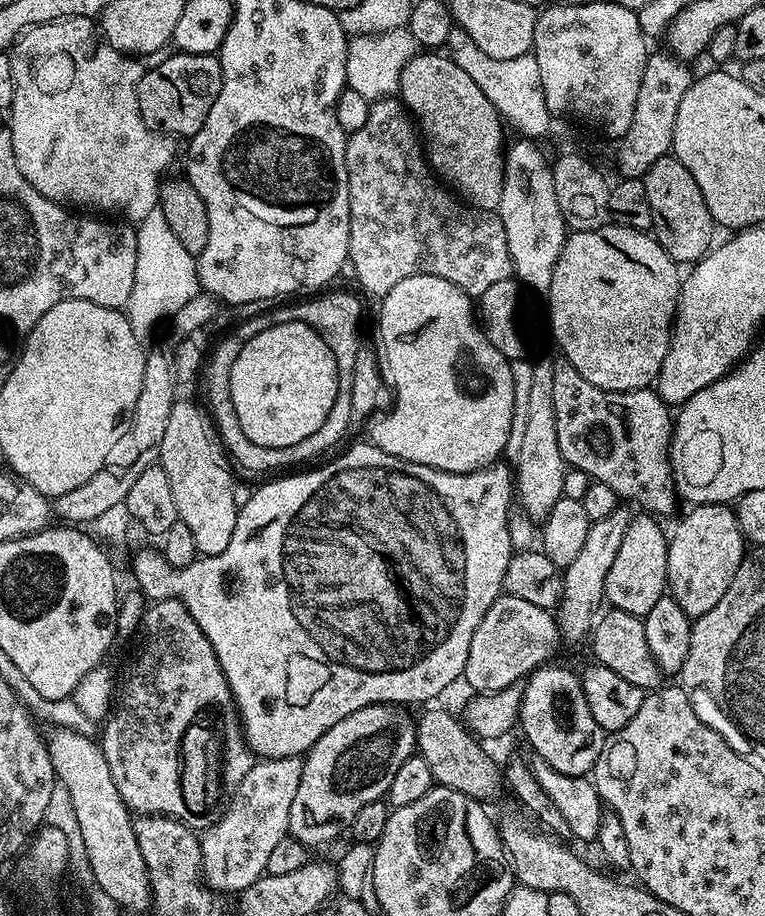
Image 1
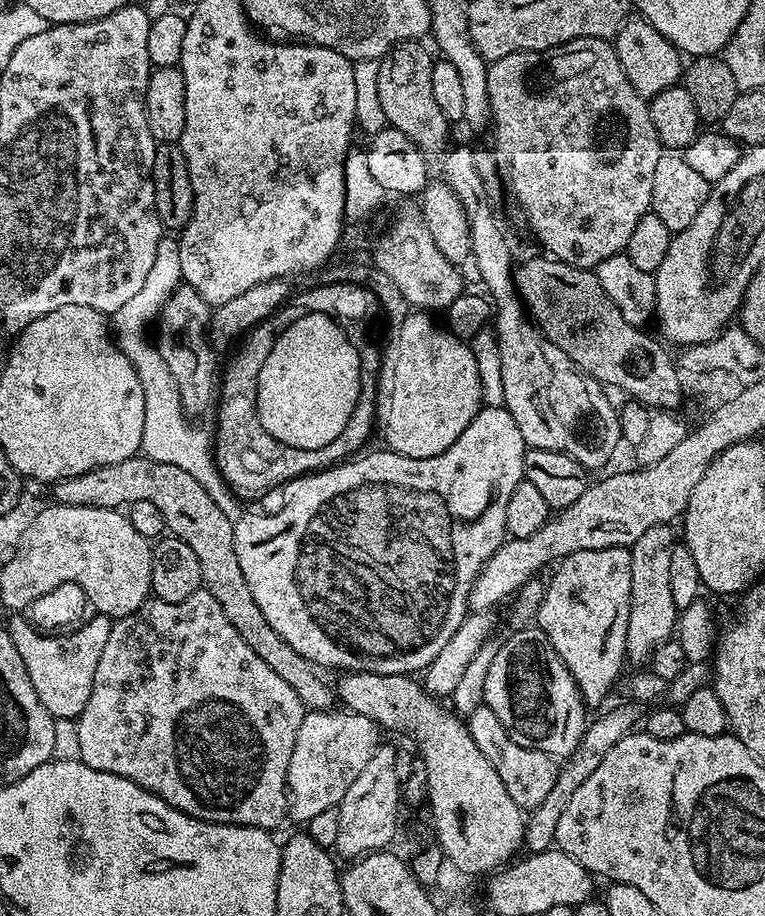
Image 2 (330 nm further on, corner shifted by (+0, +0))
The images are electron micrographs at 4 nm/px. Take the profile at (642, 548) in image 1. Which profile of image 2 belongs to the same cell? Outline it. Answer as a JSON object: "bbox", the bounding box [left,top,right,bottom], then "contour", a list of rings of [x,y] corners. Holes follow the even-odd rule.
{"bbox":[535,548,632,705],"contour":[[[628,548],[606,550],[578,550],[565,556],[555,565],[552,581],[547,581],[535,623],[546,634],[550,646],[562,658],[570,670],[585,705],[600,704],[608,691],[616,684],[620,671],[626,668],[626,626],[630,622],[630,562],[632,553]]]}

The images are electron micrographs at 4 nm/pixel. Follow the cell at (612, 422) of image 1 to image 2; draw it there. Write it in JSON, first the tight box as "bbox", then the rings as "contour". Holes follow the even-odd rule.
{"bbox":[439,144,622,470],"contour":[[[464,144],[451,148],[449,147],[439,157],[440,172],[444,175],[441,177],[443,183],[447,184],[448,189],[455,194],[460,208],[464,211],[464,217],[470,226],[474,269],[476,268],[477,274],[480,275],[481,282],[488,287],[486,292],[494,309],[494,331],[502,358],[503,407],[507,408],[514,422],[518,422],[518,430],[522,430],[522,438],[529,449],[554,450],[574,458],[583,468],[589,470],[600,468],[615,454],[616,447],[621,447],[622,444],[617,409],[615,407],[612,409],[605,385],[598,383],[593,376],[579,371],[576,365],[570,362],[570,358],[566,358],[566,353],[558,350],[558,346],[554,346],[554,342],[550,342],[550,338],[546,338],[526,315],[524,302],[516,288],[512,248],[508,245],[507,234],[500,229],[500,224],[496,221],[491,206],[488,205],[488,192],[484,189],[484,180],[480,177],[479,170],[476,169],[476,156]]]}

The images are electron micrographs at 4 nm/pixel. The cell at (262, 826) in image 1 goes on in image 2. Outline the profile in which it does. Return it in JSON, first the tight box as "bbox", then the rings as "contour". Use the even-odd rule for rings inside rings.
{"bbox":[288,711,381,822],"contour":[[[305,711],[302,726],[298,726],[298,738],[294,742],[294,754],[290,754],[288,771],[291,819],[306,822],[321,810],[340,805],[346,790],[350,790],[354,778],[358,778],[381,743],[381,729],[370,718],[357,712],[336,711]]]}

